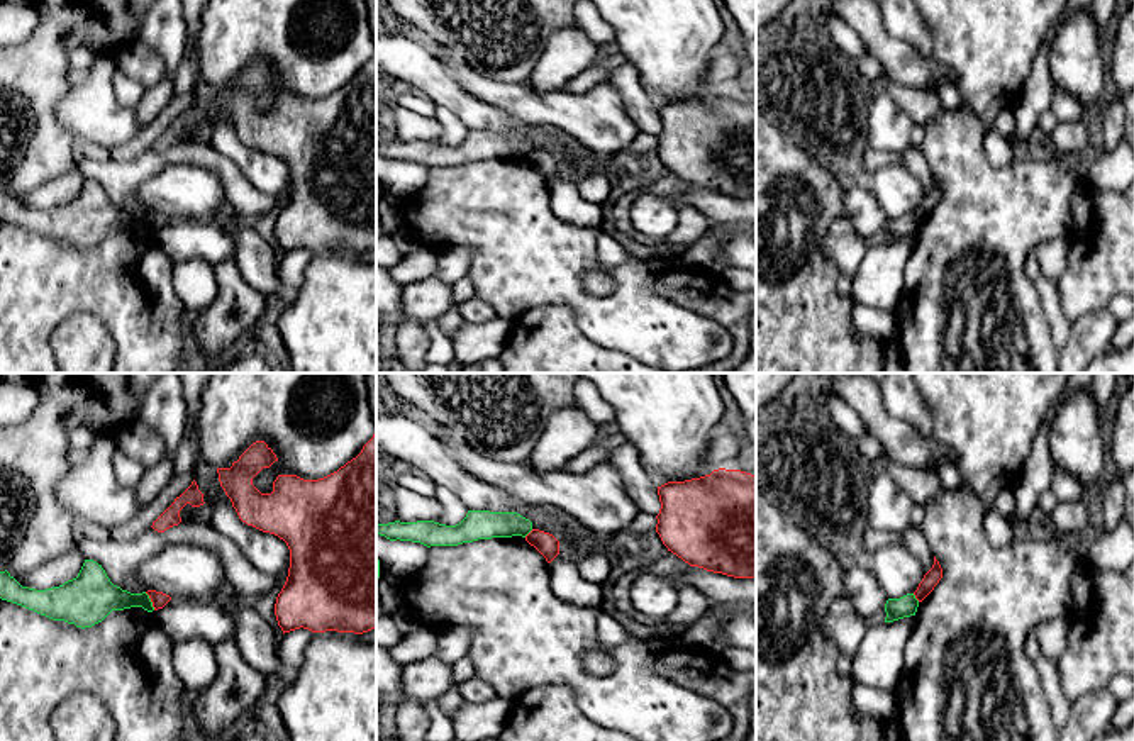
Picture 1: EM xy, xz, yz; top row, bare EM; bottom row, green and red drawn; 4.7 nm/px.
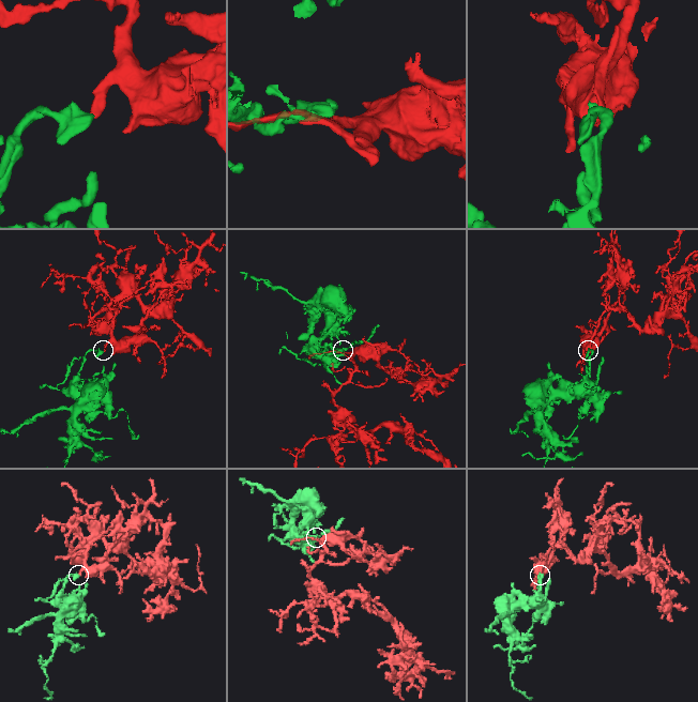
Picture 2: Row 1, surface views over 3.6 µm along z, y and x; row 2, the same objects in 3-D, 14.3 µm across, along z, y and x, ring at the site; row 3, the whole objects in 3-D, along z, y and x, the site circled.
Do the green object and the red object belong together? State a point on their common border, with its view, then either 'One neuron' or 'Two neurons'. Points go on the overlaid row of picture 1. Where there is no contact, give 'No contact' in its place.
Touches green at xy (150, 601). Two neurons

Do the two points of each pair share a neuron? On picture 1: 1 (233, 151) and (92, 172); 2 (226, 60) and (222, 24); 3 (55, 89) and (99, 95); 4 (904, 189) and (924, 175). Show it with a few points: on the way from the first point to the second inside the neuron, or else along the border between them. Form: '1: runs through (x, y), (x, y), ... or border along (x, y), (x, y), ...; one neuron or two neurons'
1: border along (211, 143), (248, 182); two neurons
2: runs through (226, 51), (226, 33); one neuron
3: border along (72, 85), (56, 104), (53, 114), (68, 131); two neurons
4: border along (902, 165), (921, 183), (924, 194); two neurons

